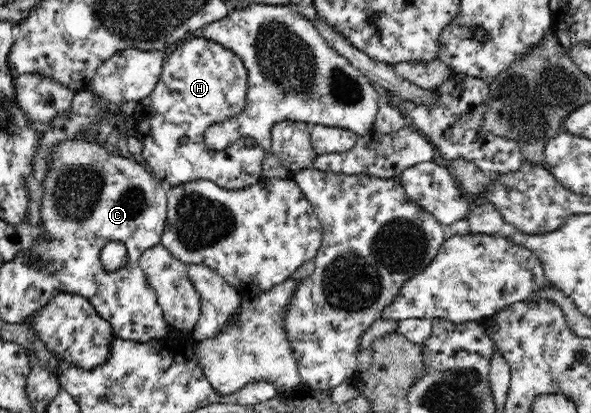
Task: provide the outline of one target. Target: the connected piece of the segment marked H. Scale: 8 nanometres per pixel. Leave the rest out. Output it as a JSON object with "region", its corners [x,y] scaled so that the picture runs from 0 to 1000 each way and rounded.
{"region":[[[327,85],[293,123],[279,145],[272,184],[262,218],[232,245],[228,271],[218,281],[218,295],[228,312],[227,329],[239,337],[242,363],[239,378],[259,421],[288,450],[313,446],[321,436],[347,433],[384,460],[418,455],[447,436],[443,426],[443,387],[448,378],[442,351],[431,339],[404,339],[391,349],[387,363],[357,363],[345,341],[347,315],[359,300],[377,295],[415,266],[420,220],[420,174],[393,121],[367,107],[347,90]]]}

